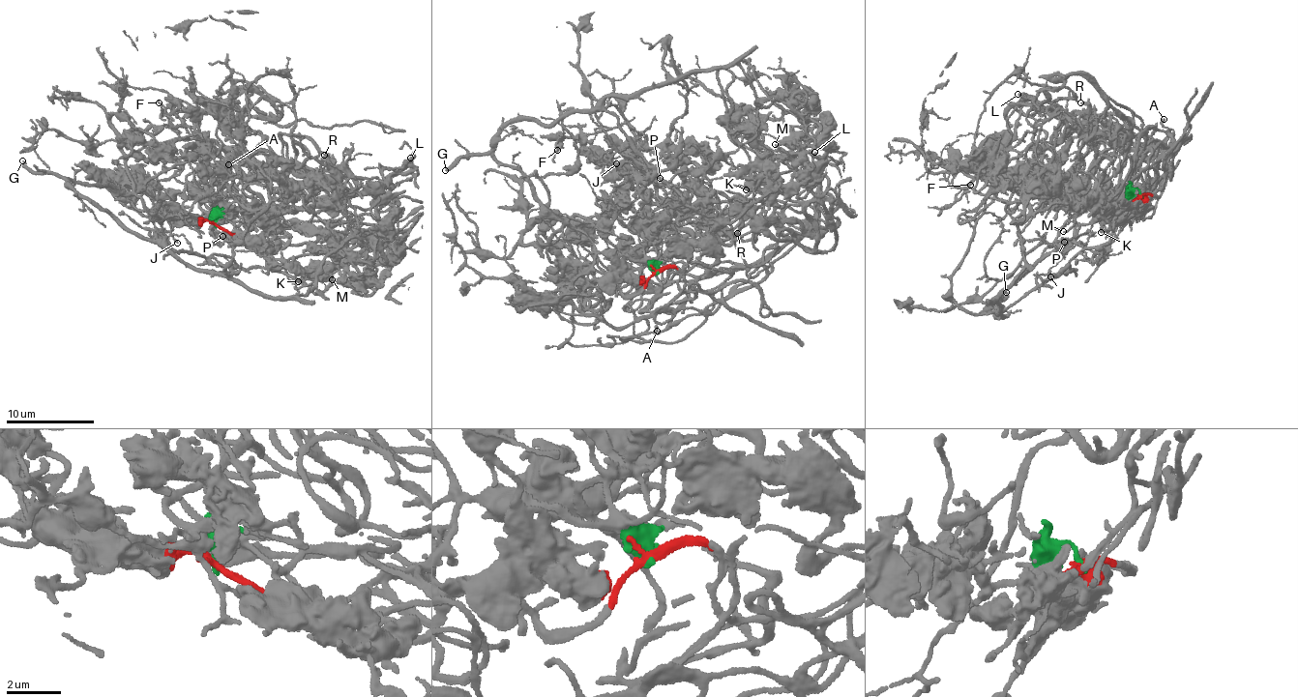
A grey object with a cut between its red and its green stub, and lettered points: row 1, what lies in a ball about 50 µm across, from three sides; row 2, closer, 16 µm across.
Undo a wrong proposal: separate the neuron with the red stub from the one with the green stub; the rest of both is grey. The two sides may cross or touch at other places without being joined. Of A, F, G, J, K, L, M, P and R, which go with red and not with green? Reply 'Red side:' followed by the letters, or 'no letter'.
Red side: A, L, R

